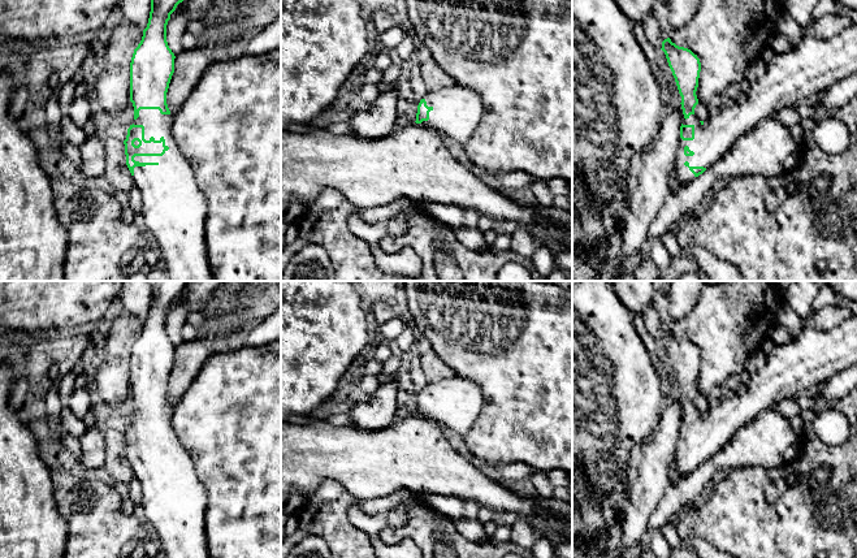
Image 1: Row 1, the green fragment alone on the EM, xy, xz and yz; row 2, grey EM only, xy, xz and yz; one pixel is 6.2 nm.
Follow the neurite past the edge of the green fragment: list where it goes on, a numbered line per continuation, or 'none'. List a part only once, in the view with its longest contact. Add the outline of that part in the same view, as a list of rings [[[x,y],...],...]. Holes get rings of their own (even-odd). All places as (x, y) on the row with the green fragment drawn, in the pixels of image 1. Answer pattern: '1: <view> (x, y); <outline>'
1: xy (174, 210); [[[140,109],[134,125],[144,126],[144,139],[165,139],[169,147],[163,156],[135,156],[146,166],[134,168],[134,182],[142,193],[142,215],[146,234],[159,254],[163,268],[170,281],[215,281],[205,246],[205,220],[208,204],[199,189],[190,163],[179,151],[172,134],[173,116],[161,114],[159,109]]]

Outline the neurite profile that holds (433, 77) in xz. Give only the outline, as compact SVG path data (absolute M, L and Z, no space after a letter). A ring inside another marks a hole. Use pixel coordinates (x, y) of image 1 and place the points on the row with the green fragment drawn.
M429 59L425 62L420 64L420 69L421 78L428 91L456 85L455 79L445 70L442 70L433 59Z

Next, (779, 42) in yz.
M778 27L774 30L772 36L770 39L770 48L776 53L784 53L788 51L792 51L795 47L795 43L789 36L787 36L784 33L782 33Z

